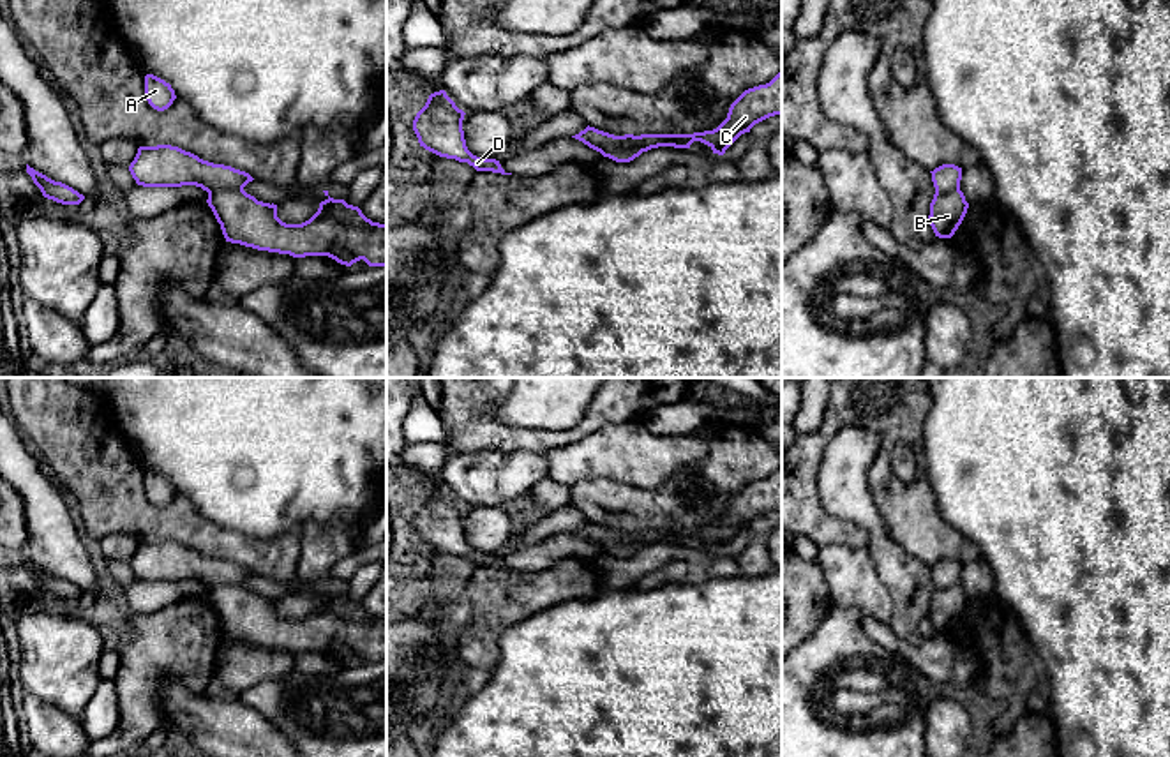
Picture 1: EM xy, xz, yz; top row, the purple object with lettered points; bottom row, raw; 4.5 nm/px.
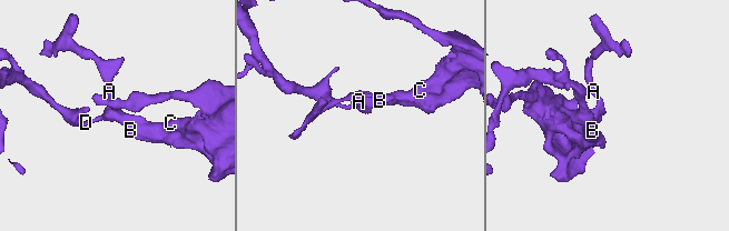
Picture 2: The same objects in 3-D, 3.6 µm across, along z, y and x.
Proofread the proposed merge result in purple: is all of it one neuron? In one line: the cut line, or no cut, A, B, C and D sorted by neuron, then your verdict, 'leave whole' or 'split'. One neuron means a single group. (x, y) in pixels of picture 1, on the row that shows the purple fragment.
cut xz (634, 145), (607, 156); groups A D / B C; split

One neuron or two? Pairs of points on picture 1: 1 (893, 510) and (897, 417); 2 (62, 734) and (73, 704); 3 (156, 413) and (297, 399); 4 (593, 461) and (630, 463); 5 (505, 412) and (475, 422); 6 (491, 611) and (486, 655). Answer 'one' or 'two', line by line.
1: one
2: two
3: one
4: one
5: two
6: one

